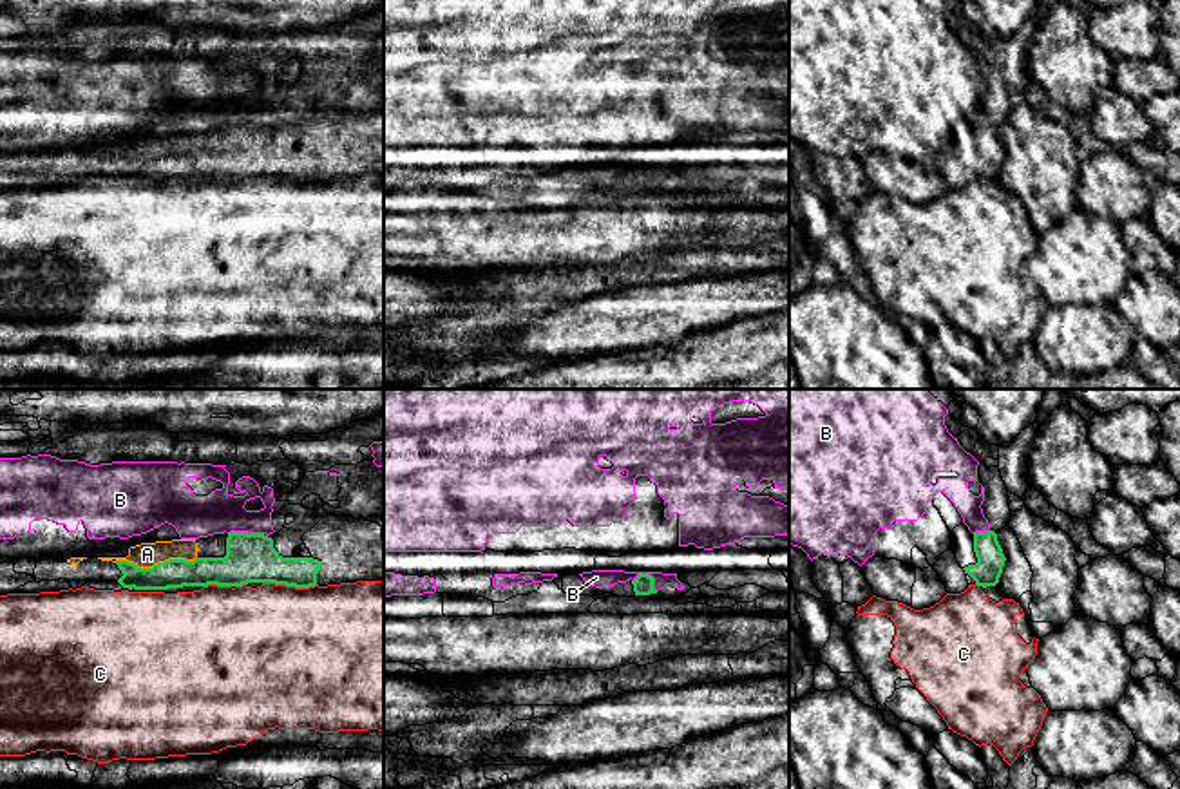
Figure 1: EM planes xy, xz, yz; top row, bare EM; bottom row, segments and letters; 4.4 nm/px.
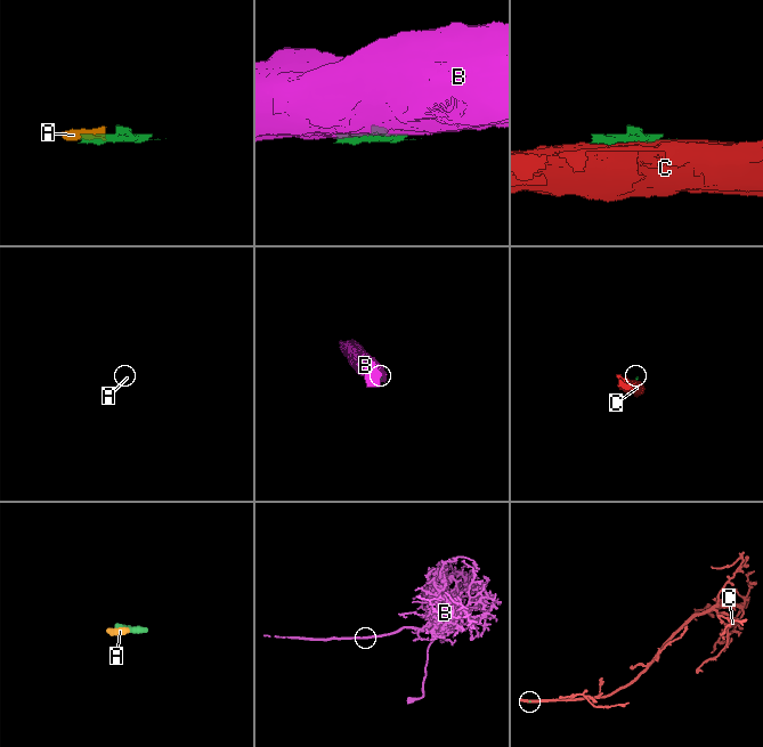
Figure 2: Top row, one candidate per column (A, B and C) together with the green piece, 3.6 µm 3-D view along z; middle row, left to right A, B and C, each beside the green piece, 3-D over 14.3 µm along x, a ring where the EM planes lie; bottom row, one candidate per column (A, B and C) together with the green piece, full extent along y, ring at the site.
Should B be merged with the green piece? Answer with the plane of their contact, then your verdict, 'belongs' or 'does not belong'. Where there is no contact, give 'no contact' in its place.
contact in xz; does not belong

